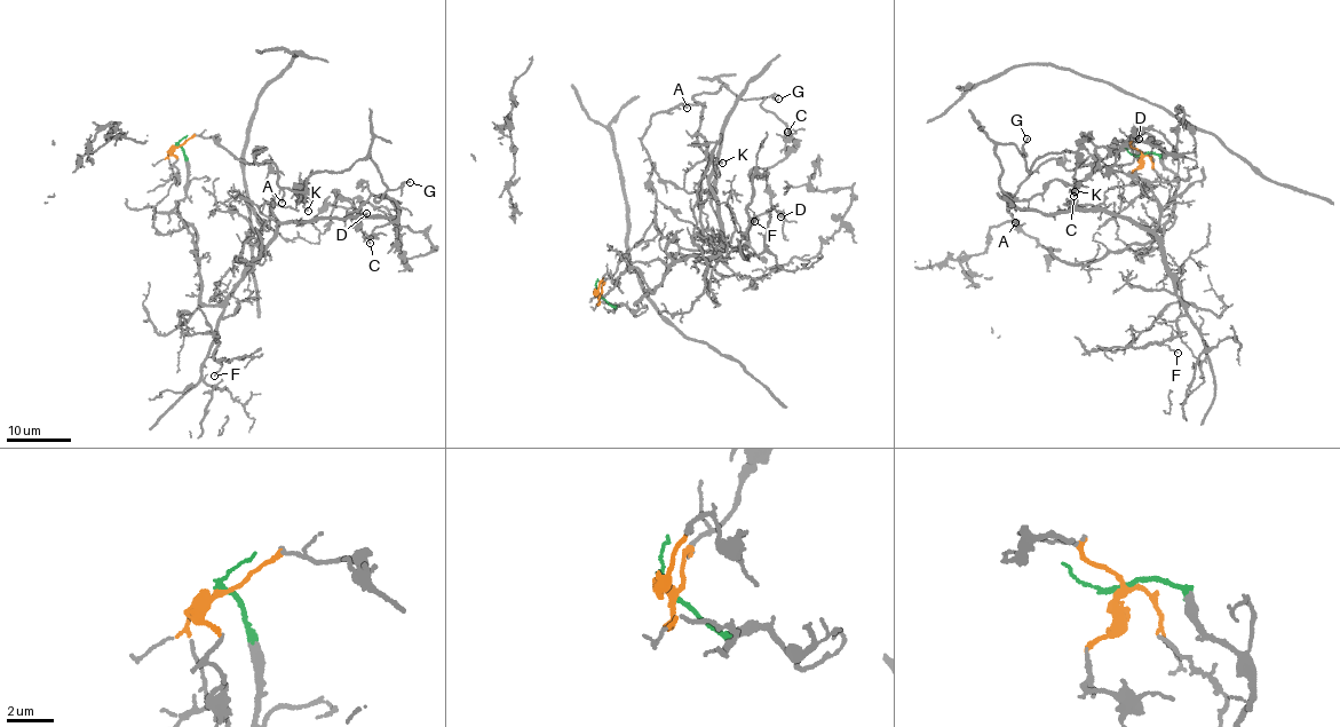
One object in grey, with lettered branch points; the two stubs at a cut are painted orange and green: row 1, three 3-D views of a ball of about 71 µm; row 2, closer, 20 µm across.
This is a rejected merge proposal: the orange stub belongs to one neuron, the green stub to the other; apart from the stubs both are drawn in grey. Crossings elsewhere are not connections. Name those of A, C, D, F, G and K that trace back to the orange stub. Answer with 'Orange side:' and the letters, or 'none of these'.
Orange side: A, C, D, G, K

